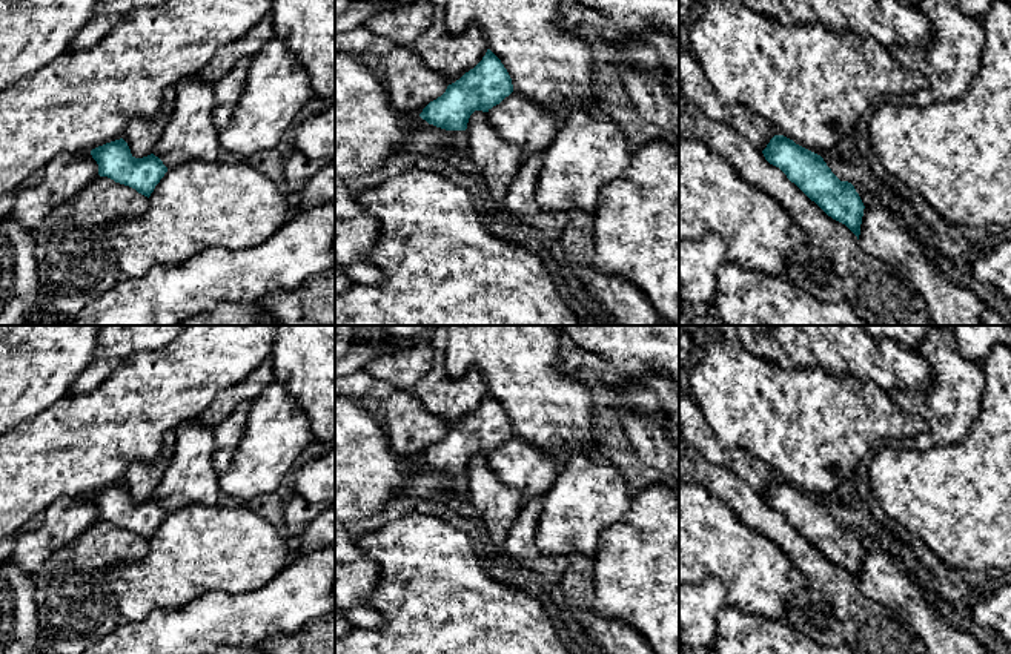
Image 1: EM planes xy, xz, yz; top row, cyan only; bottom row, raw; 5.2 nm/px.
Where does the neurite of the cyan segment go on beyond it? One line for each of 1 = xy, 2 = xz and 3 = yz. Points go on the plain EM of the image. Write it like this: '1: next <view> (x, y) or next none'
1: next none
2: next none
3: next none

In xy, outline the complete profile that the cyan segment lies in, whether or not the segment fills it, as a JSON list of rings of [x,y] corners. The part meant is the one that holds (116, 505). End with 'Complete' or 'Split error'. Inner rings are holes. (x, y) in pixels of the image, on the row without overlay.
[[[123,482],[92,493],[91,499],[98,508],[100,520],[129,530],[148,542],[167,516],[154,497],[135,502]]]. Complete

